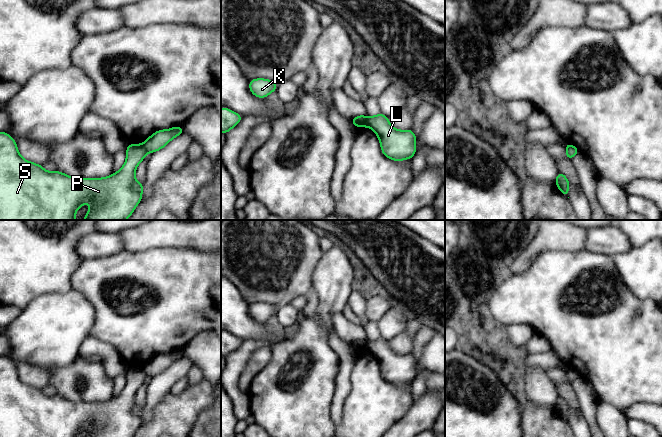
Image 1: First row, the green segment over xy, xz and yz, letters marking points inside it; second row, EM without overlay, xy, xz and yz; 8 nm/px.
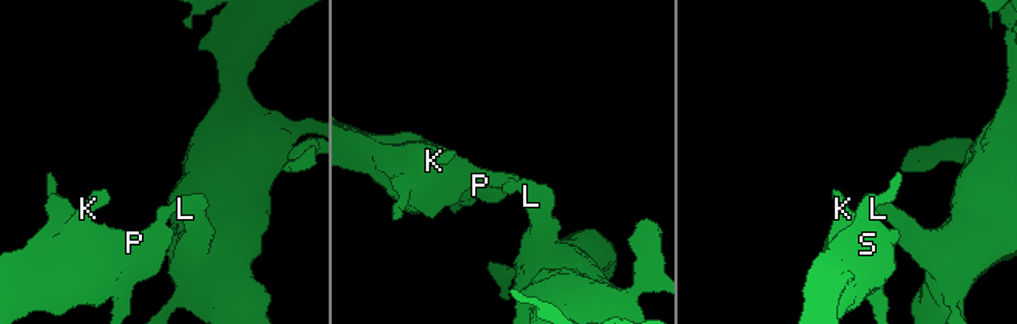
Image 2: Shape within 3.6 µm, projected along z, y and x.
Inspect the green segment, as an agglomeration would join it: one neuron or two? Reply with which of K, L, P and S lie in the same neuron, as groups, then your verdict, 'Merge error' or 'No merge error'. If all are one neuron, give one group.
Groups: K P S / L. Merge error

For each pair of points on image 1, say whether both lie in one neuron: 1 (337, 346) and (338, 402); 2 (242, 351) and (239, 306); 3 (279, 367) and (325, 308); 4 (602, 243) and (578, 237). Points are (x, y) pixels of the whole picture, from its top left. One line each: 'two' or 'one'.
1: one
2: two
3: one
4: two

